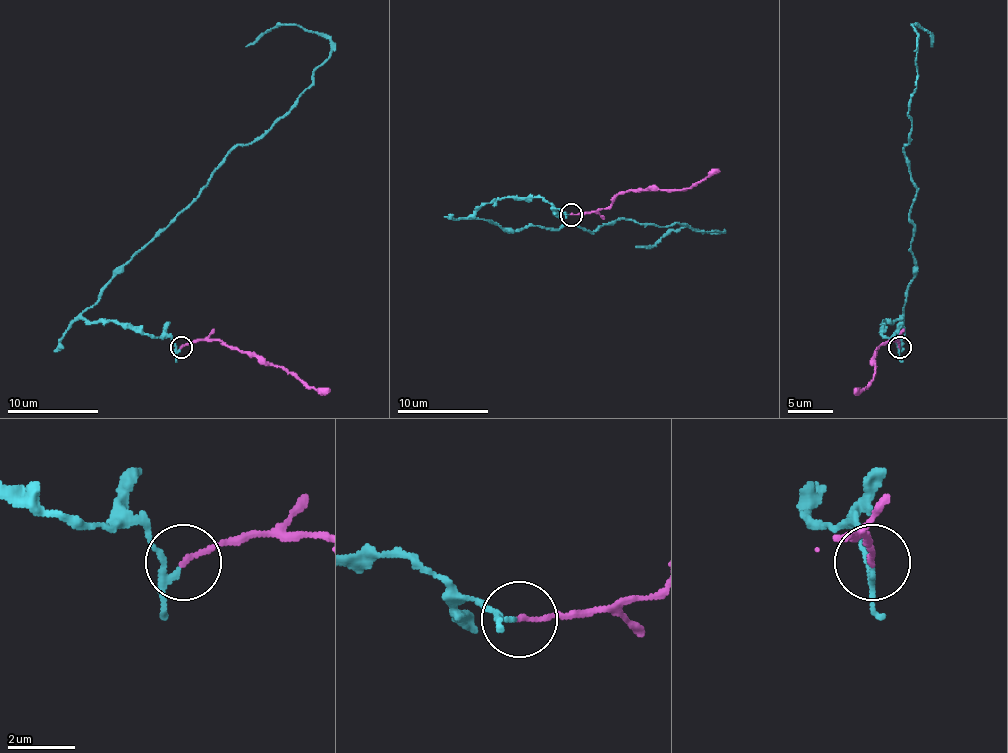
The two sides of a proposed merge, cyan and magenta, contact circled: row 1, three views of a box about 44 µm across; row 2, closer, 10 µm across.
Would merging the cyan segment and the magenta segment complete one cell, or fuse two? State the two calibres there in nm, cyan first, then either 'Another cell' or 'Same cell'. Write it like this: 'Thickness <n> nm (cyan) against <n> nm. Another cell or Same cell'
Thickness 140 nm (cyan) against 140 nm. Another cell

